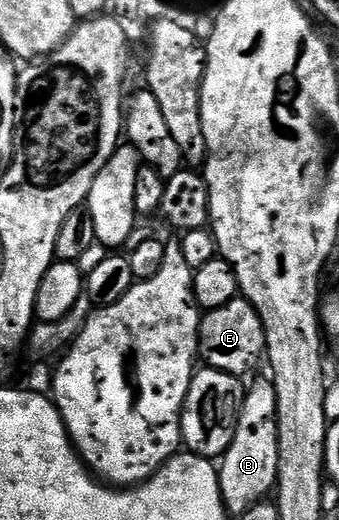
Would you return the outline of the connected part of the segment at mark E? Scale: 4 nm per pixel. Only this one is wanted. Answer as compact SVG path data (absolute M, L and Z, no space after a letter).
M243 297L231 299L226 305L207 312L200 321L199 358L205 364L219 371L225 371L237 377L244 374L263 360L266 355L266 333L262 317L254 305Z

